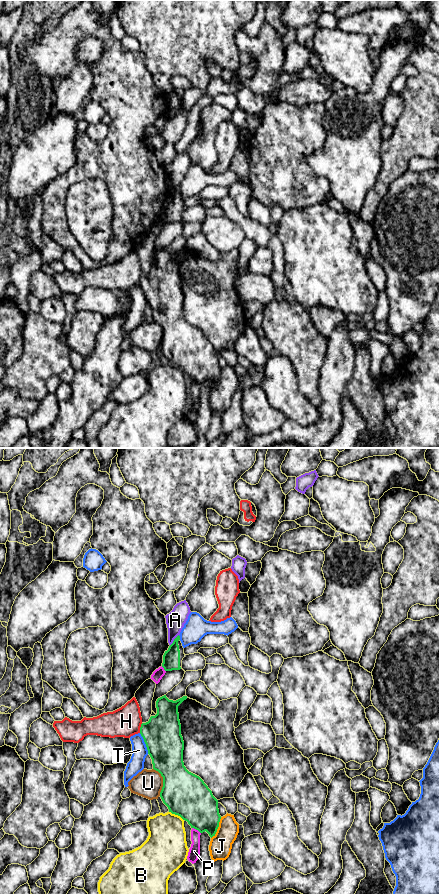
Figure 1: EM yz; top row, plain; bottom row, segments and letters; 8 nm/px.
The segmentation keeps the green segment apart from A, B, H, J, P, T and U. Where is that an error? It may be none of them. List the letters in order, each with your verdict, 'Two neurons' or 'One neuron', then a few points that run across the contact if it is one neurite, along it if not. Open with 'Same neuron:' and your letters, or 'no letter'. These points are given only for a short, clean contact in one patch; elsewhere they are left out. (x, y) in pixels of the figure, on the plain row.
Same neuron: no letter
A: Two neurons. Line: yz (178, 186), (170, 197)
B: Two neurons. Line: yz (169, 363), (177, 366), (183, 372)
H: Two neurons
J: Two neurons
P: Two neurons
T: Two neurons
U: Two neurons

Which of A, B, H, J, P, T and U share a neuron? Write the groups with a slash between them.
A / B / H / J / P / T / U

